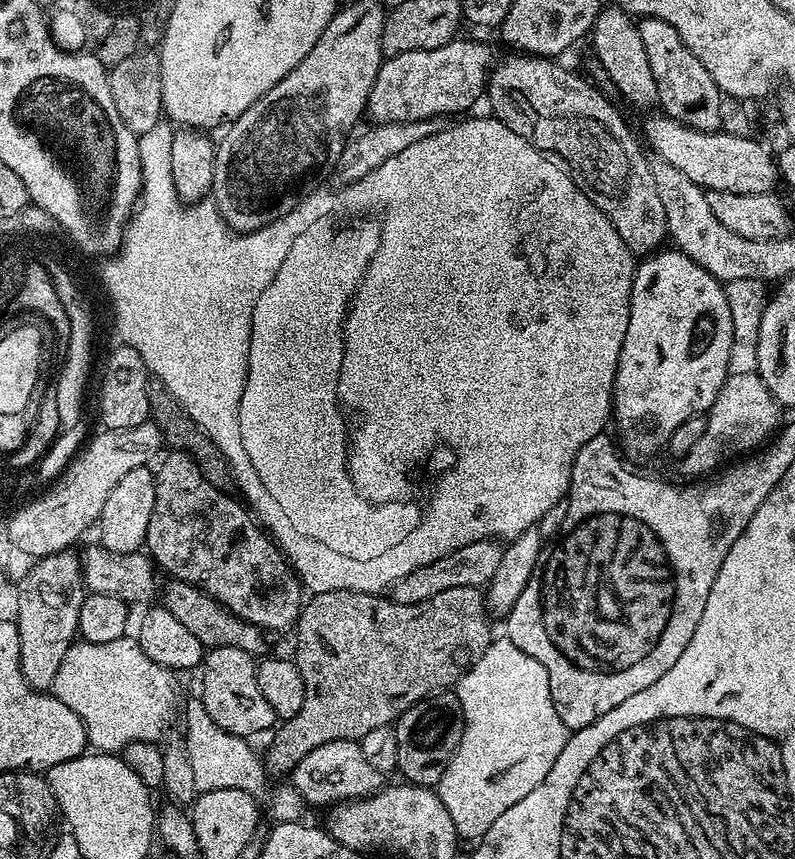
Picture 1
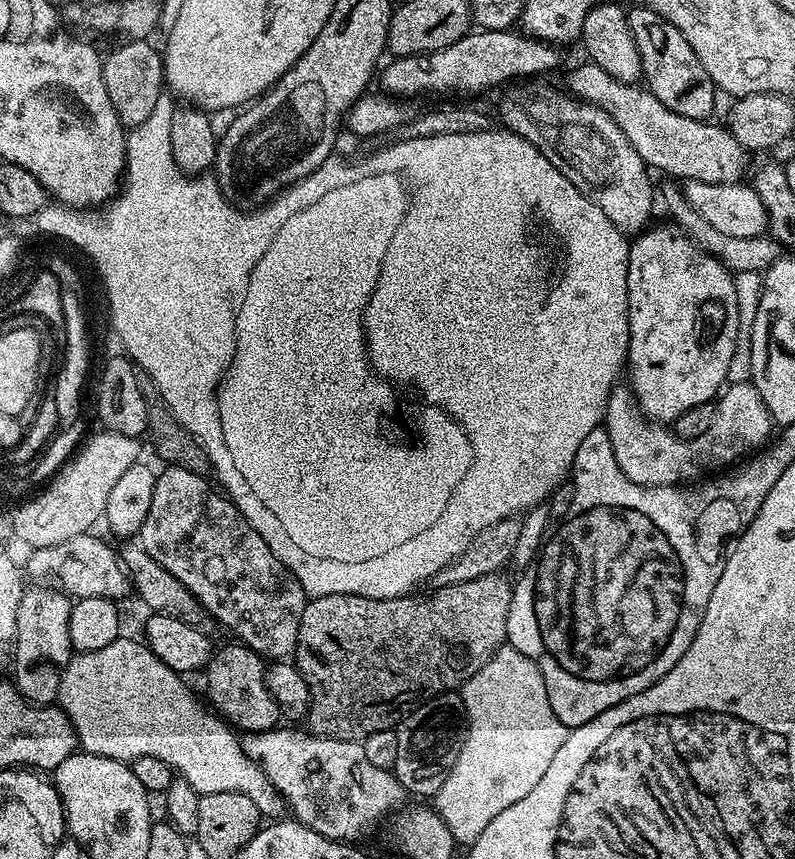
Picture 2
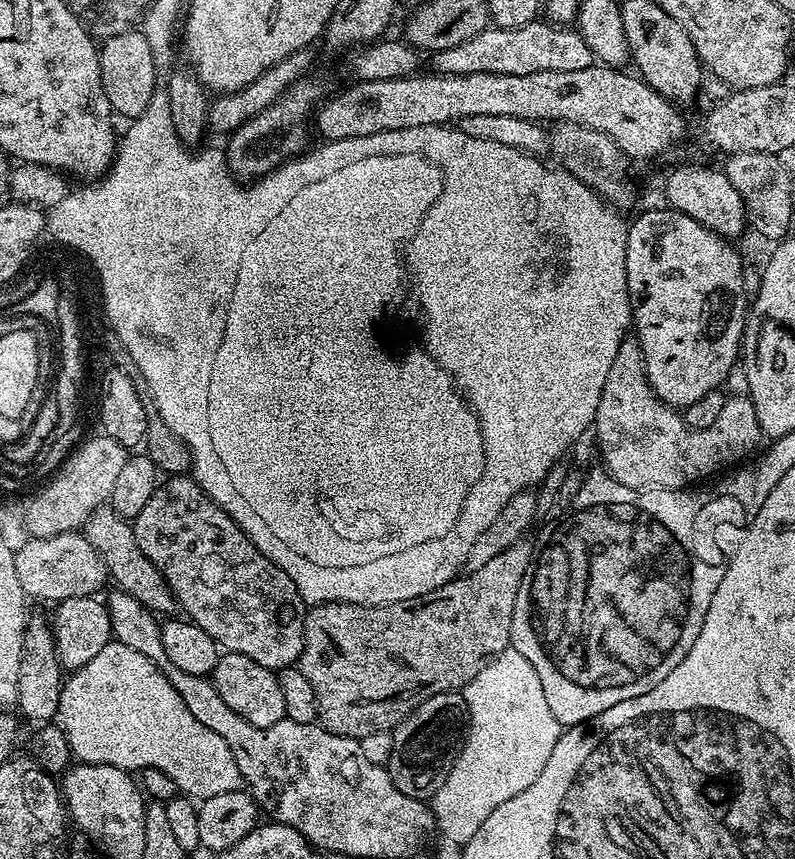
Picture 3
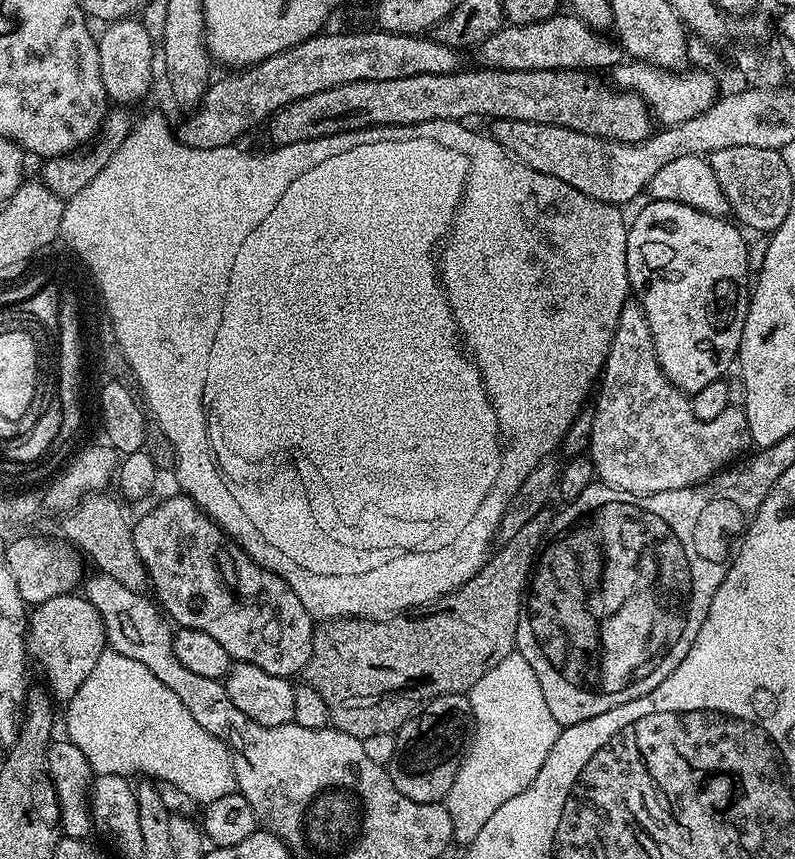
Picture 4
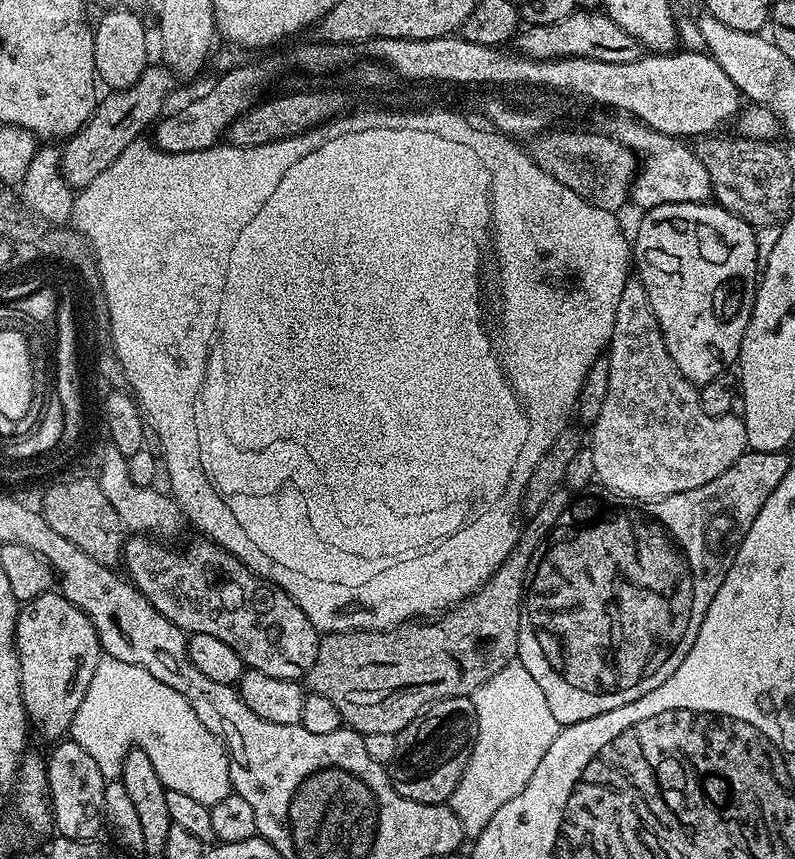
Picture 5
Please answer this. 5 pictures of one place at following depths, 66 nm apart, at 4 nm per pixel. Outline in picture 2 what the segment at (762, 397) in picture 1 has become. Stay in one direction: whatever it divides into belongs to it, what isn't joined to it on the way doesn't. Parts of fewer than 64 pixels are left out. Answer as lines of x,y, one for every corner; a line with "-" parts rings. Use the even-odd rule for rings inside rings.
750,382
733,384
728,391
723,393
724,405
719,405
710,422
710,430
693,440
681,440
671,427
645,416
631,387
613,388
602,427
608,431
610,446
614,450
614,458
618,458
622,474
626,474
630,482
651,488
680,486
685,482
699,481
717,470
727,469
741,458
765,447
773,435
774,421
766,402
762,402
762,394
758,394

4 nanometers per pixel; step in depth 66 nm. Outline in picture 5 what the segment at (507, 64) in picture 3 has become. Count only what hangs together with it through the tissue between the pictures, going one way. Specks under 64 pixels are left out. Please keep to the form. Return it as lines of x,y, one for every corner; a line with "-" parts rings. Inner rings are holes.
577,10
570,18
550,22
550,26
529,24
515,37
514,48
535,60
594,58
594,62
634,62
642,54
640,43
600,10

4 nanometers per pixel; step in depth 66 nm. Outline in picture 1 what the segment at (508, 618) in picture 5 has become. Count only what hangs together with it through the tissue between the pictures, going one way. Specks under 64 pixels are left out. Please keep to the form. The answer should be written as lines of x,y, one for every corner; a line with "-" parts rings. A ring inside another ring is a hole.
454,586
454,590
442,590
442,594
434,594
434,598
413,604
399,604
380,594
354,590
326,590
309,595
294,625
294,659
304,687
302,710
271,733
268,756
263,757
267,775
287,777
310,750
326,746
326,742
358,742
370,734
370,730
399,720
402,713
425,696
451,689
492,645
491,623
484,607
483,591
470,586

